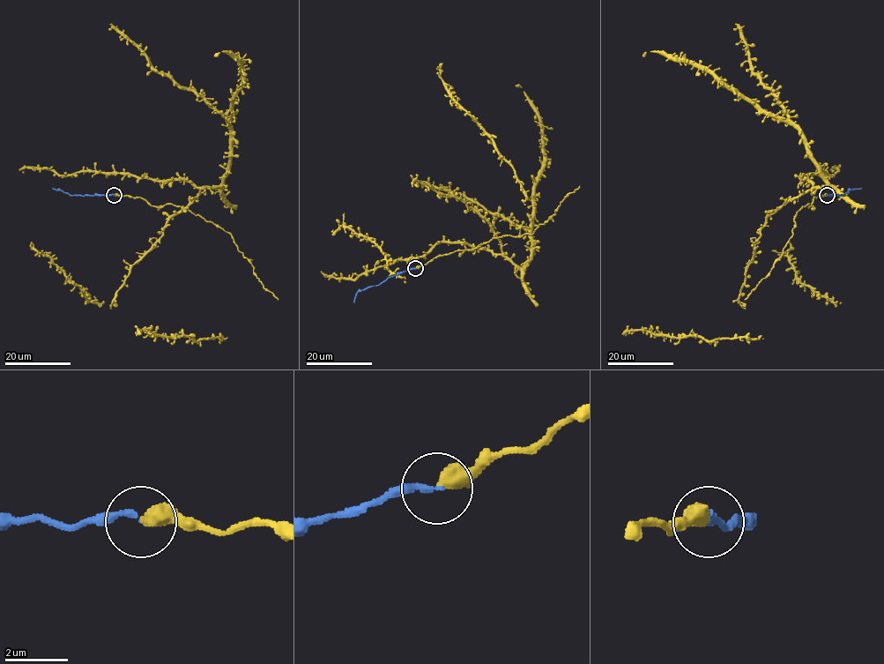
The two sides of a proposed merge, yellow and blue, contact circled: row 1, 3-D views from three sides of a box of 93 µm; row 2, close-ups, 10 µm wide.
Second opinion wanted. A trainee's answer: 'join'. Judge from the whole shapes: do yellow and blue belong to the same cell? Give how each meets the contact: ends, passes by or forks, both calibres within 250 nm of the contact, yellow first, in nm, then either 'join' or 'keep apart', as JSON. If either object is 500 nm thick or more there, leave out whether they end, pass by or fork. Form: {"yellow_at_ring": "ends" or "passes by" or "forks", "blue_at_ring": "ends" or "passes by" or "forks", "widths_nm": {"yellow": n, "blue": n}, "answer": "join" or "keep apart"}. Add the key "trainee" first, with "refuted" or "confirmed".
{"trainee": "confirmed", "widths_nm": {"yellow": 500, "blue": 170}, "answer": "join"}

